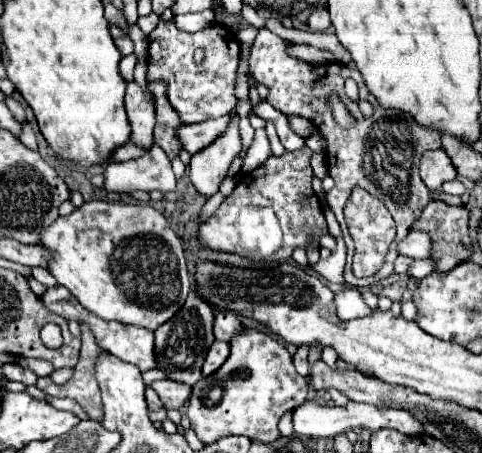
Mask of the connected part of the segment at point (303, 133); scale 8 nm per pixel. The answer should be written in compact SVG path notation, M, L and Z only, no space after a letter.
M291 116L291 126L293 126L293 130L295 130L301 138L307 138L309 132L311 132L311 128L313 128L313 124L311 124L309 120L297 118L297 116Z

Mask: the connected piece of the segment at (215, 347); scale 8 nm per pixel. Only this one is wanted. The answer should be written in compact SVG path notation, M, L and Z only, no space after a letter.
M215 340L209 348L209 352L207 352L207 358L205 358L205 364L203 364L203 376L213 374L221 366L221 362L225 362L227 356L229 356L229 344Z

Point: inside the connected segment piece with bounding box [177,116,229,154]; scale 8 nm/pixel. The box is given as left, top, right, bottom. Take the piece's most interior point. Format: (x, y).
(193, 137)

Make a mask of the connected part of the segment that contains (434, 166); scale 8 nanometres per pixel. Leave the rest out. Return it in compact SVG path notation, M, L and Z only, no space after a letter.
M429 150L421 158L421 178L429 190L439 190L443 182L457 178L457 170L445 150Z

